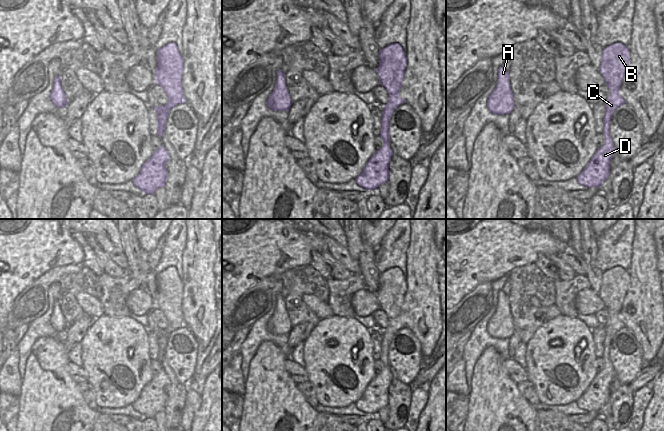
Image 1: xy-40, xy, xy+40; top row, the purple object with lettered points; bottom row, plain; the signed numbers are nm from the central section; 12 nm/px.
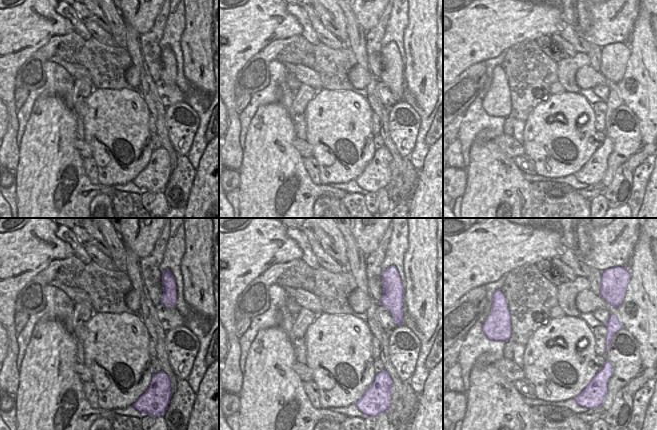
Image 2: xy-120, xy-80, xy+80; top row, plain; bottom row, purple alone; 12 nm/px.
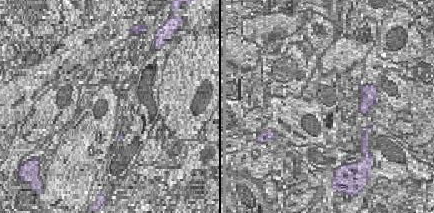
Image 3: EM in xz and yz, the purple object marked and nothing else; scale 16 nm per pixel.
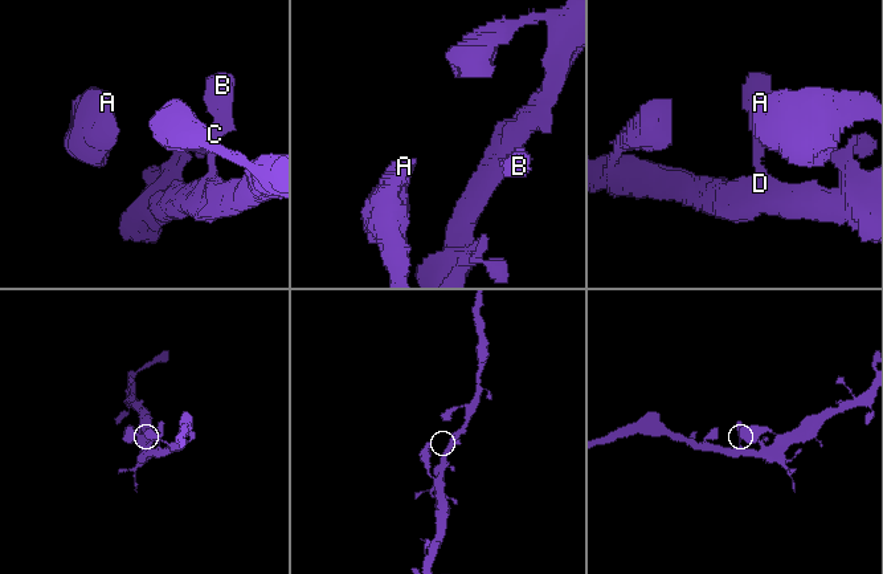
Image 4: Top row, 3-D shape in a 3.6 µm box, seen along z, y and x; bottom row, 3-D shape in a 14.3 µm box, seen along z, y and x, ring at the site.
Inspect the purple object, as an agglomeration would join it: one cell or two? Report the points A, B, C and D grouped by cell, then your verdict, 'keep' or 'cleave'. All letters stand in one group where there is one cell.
A B C D | keep

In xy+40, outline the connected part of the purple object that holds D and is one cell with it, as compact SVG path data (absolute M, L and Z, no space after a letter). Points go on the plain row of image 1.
M614 267L603 272L599 295L605 303L605 308L610 313L609 321L606 325L606 337L603 343L605 367L601 372L597 373L587 390L576 401L578 407L582 410L598 413L610 400L610 385L615 378L614 367L610 360L610 346L614 335L626 327L619 318L619 313L629 287L630 273L624 268Z

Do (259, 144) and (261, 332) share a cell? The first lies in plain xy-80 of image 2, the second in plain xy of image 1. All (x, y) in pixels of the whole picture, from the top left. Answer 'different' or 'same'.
different

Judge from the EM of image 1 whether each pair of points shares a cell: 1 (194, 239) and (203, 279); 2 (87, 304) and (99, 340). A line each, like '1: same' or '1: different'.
1: same
2: different

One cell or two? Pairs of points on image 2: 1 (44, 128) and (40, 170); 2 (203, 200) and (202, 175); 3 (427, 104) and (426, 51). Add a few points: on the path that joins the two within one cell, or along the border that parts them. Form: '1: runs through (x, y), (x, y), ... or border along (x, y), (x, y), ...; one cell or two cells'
1: runs through (44, 138), (44, 160); one cell
2: runs through (203, 194), (203, 181); one cell
3: runs through (426, 91), (426, 64); one cell

